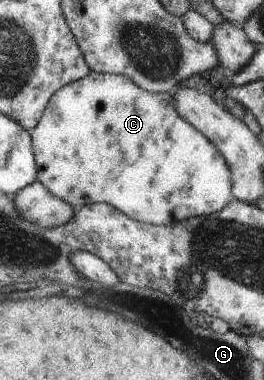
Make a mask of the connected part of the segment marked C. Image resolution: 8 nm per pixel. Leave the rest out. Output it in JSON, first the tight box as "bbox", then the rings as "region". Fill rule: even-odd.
{"bbox":[30,72,231,225],"region":[[[88,72],[83,78],[67,83],[57,89],[47,101],[40,119],[30,129],[33,158],[36,164],[36,177],[53,196],[69,203],[74,210],[80,206],[104,202],[111,205],[130,219],[154,225],[166,225],[168,221],[180,221],[194,216],[216,215],[231,199],[231,175],[220,152],[189,123],[186,123],[173,108],[171,93],[154,93],[140,89],[132,80],[120,74]]]}

